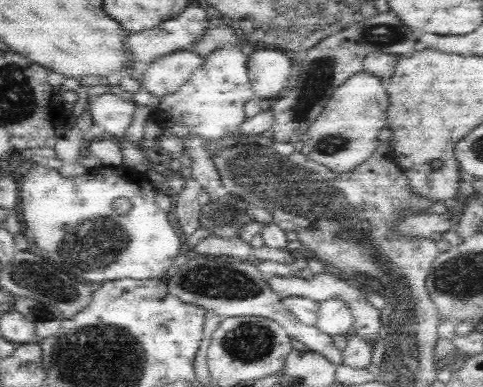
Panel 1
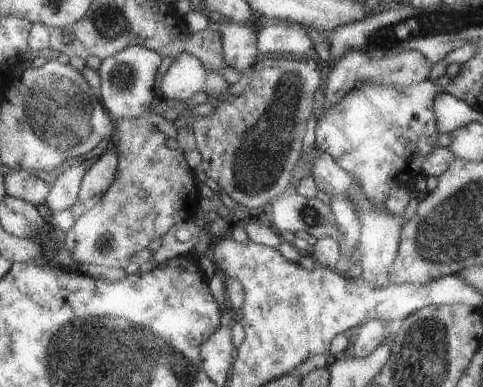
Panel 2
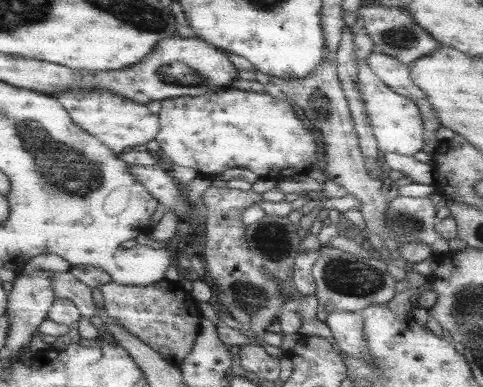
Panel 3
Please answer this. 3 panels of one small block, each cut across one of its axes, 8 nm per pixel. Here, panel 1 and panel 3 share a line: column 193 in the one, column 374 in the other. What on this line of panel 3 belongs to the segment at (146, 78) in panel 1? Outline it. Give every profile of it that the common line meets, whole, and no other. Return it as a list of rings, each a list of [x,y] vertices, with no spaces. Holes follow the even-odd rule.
[[[375,50],[363,62],[369,66],[369,70],[375,74],[375,78],[379,78],[379,82],[389,86],[395,94],[401,94],[403,98],[409,98],[411,102],[425,98],[423,92],[411,82],[409,66],[399,62],[397,58],[391,58],[391,56]]]

